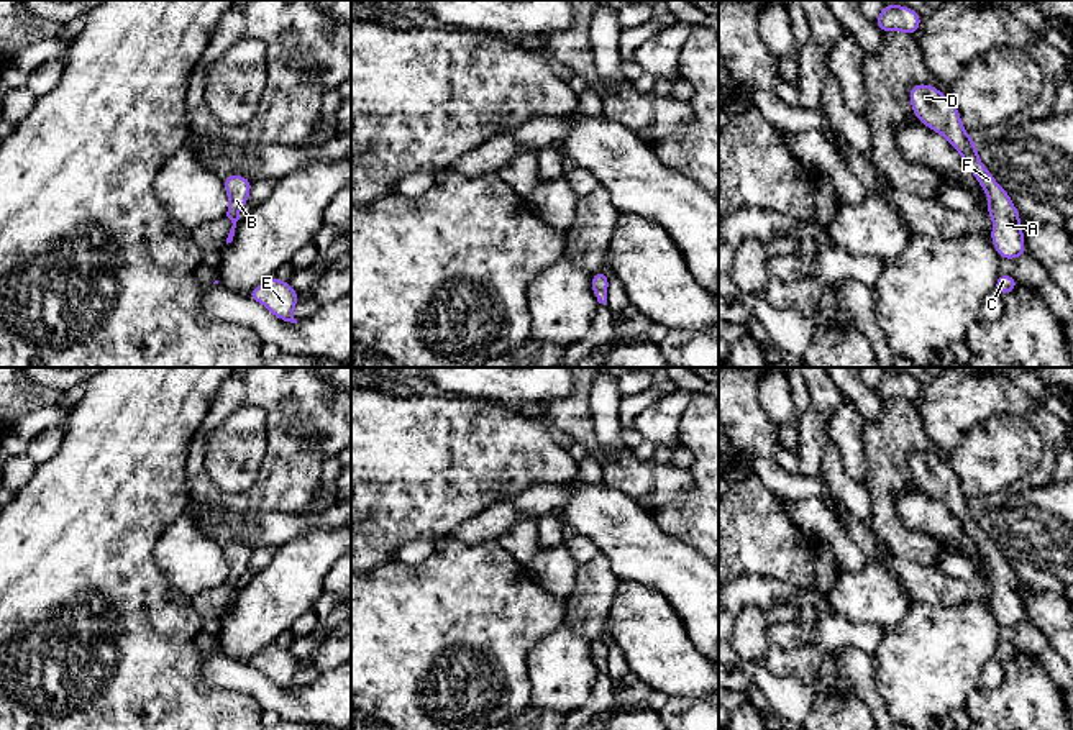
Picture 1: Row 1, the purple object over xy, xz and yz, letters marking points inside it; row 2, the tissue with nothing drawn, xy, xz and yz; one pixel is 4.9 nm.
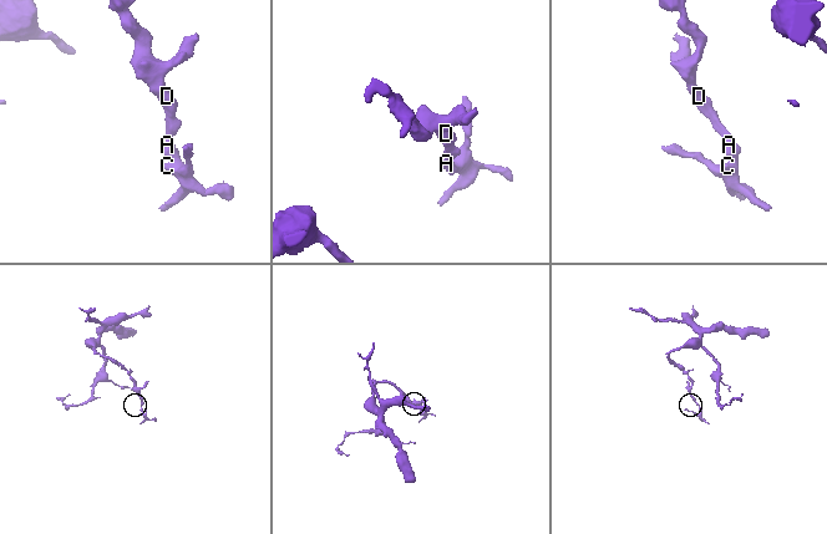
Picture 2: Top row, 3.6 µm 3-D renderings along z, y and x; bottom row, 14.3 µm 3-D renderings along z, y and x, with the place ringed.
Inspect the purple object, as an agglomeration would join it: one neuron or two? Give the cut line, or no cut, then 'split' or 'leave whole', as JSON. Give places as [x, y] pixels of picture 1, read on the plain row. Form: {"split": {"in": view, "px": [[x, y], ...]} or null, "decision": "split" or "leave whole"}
{"split": null, "decision": "leave whole"}

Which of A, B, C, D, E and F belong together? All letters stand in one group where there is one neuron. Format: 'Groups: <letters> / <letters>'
Groups: A B C D E F

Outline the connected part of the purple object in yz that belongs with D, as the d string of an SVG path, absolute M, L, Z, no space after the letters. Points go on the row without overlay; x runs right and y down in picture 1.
M914 451L909 456L909 469L915 486L929 497L942 502L961 523L963 532L988 563L988 576L993 587L991 610L1002 627L1019 627L1027 620L1020 581L1012 571L1012 564L998 551L993 541L979 527L973 504L961 492L957 472L937 454Z

